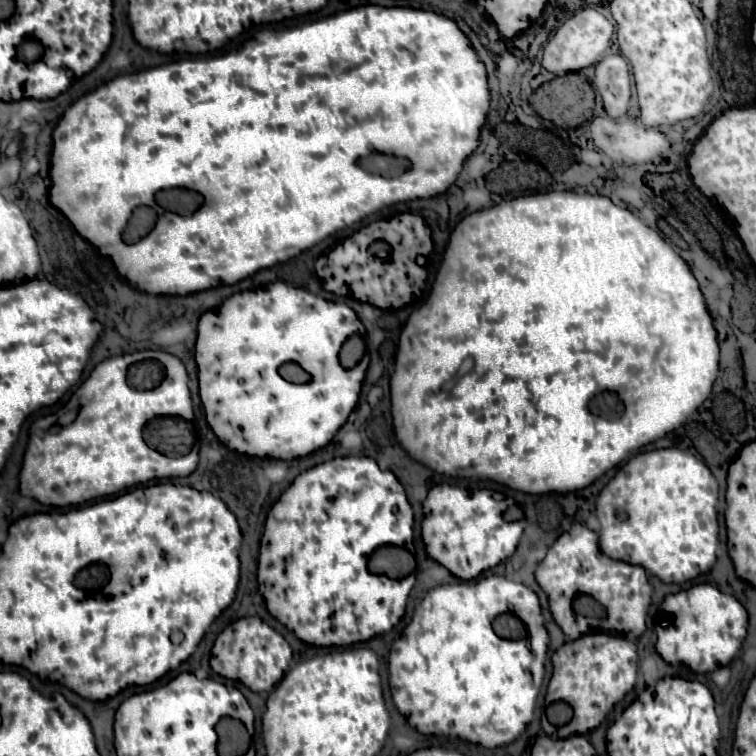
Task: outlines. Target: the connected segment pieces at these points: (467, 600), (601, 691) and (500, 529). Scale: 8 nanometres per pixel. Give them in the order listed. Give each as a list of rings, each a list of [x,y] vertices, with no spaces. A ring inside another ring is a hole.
[[[517,573],[517,583],[501,575],[491,575],[475,581],[439,585],[431,589],[421,601],[421,605],[415,609],[415,615],[405,627],[403,637],[391,647],[389,685],[399,713],[405,715],[417,731],[425,735],[461,737],[489,749],[507,745],[525,731],[525,727],[533,719],[533,709],[545,675],[545,659],[549,645],[539,597],[522,583],[522,576],[525,575],[534,573]],[[509,609],[512,613],[517,613],[517,617],[527,627],[525,641],[509,641],[493,633],[493,617],[507,613]]]
[[[593,633],[581,639],[565,643],[553,655],[553,677],[547,687],[547,703],[567,701],[573,707],[573,719],[569,725],[557,731],[557,737],[587,735],[593,731],[607,713],[635,687],[637,679],[637,647],[629,639],[617,635]]]
[[[449,483],[432,486],[423,503],[425,519],[421,525],[427,553],[459,579],[473,579],[481,571],[499,565],[515,553],[525,529],[525,519],[507,521],[505,513],[511,503],[511,499],[497,499],[489,489],[478,488],[469,493]]]

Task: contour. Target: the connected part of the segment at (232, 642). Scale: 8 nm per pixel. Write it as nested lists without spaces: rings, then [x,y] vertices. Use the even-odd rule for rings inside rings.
[[[245,617],[229,625],[215,639],[211,651],[211,669],[225,679],[239,681],[247,685],[251,691],[261,693],[261,691],[271,691],[283,679],[291,657],[293,657],[293,649],[283,635],[279,635],[259,617]]]

